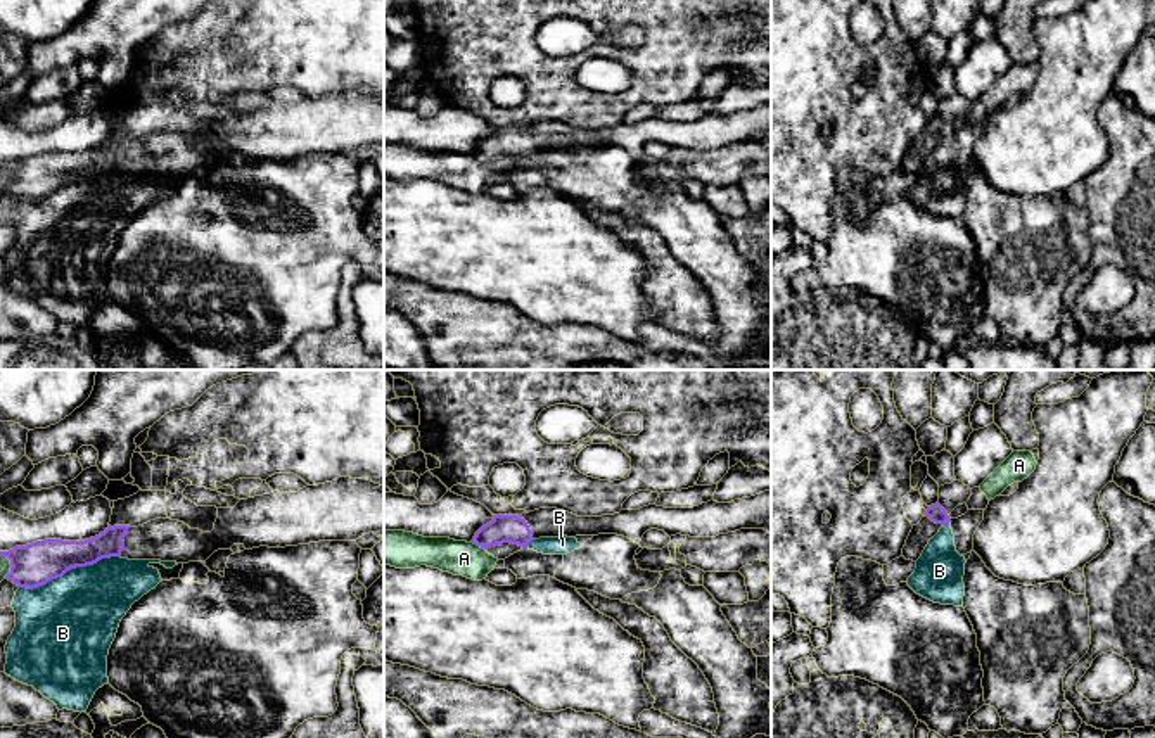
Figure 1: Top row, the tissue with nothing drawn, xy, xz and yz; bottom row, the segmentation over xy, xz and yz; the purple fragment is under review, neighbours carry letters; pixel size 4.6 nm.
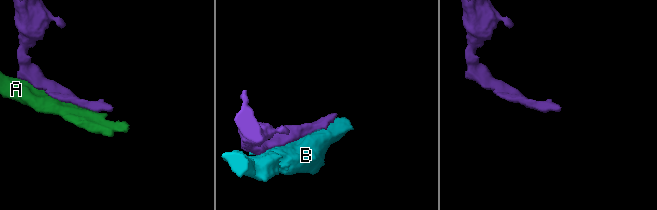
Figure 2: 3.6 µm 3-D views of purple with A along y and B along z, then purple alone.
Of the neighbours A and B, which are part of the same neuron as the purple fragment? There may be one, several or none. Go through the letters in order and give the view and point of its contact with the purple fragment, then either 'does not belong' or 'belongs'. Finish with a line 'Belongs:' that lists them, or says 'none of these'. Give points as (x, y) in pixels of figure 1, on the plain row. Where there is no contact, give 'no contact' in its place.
A: xz (479, 158) | does not belong
B: xy (70, 182) | does not belong
Belongs: none of these

